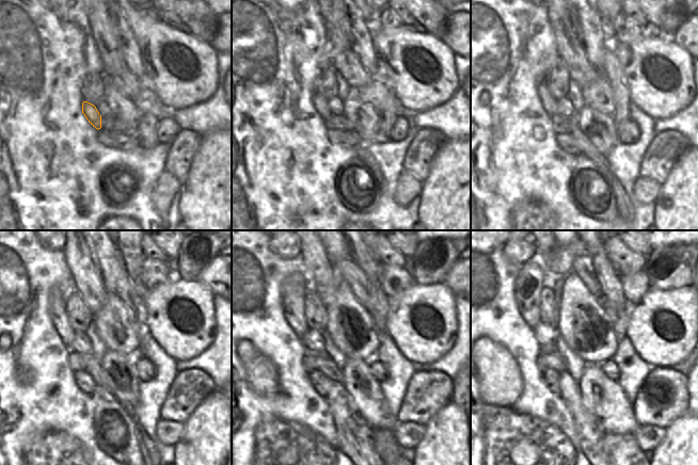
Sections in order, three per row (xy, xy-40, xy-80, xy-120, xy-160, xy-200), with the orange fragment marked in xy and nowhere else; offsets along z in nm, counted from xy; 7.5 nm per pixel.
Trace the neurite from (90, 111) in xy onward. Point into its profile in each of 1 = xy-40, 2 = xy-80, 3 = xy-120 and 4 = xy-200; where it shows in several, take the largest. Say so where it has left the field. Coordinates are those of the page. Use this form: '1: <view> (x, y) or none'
1: xy-40 (321, 106)
2: xy-80 (549, 102)
3: xy-120 (56, 302)
4: xy-200 (529, 279)

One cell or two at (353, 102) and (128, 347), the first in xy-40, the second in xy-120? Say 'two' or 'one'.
two

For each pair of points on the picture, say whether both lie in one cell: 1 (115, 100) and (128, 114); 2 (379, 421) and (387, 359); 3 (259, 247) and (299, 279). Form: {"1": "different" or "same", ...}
{"1": "same", "2": "different", "3": "different"}

